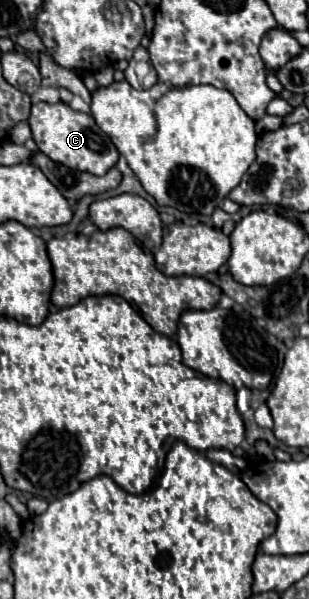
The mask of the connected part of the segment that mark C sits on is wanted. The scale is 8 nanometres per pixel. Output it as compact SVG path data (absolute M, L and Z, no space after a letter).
M38 102L38 104L34 104L28 122L30 122L32 136L34 136L38 150L42 150L50 160L68 166L70 170L82 170L82 172L90 172L94 176L102 176L110 168L114 168L118 158L120 158L116 146L98 128L94 118L90 114L82 114L82 112L72 110L64 102L58 102L58 104Z

